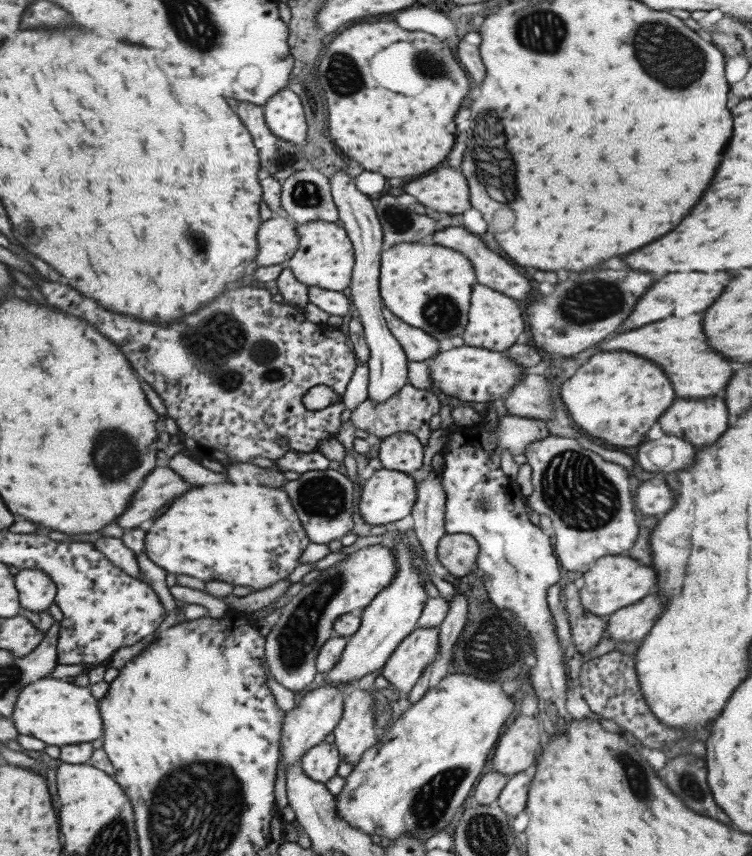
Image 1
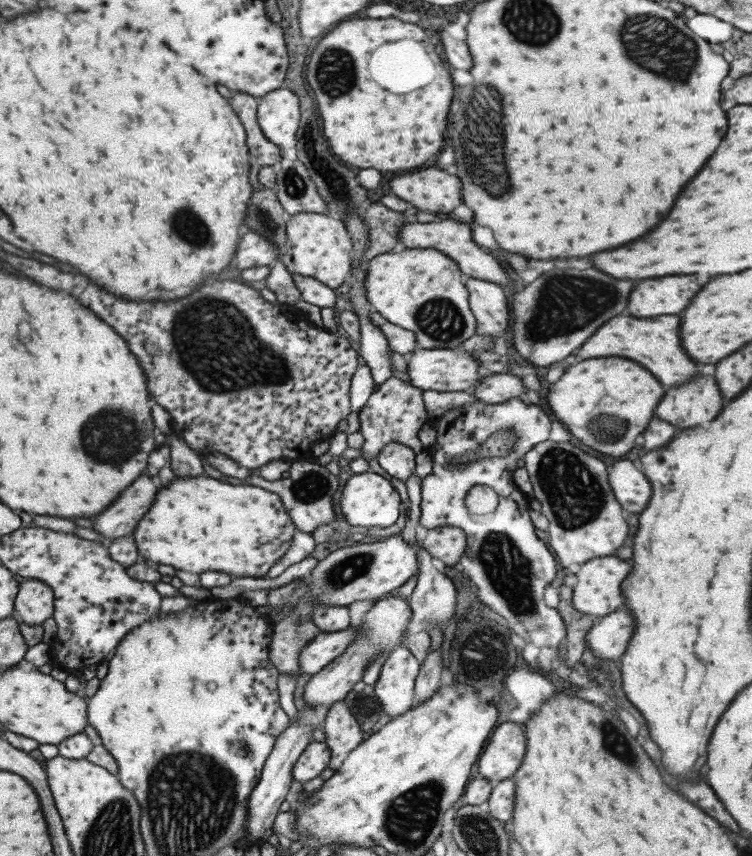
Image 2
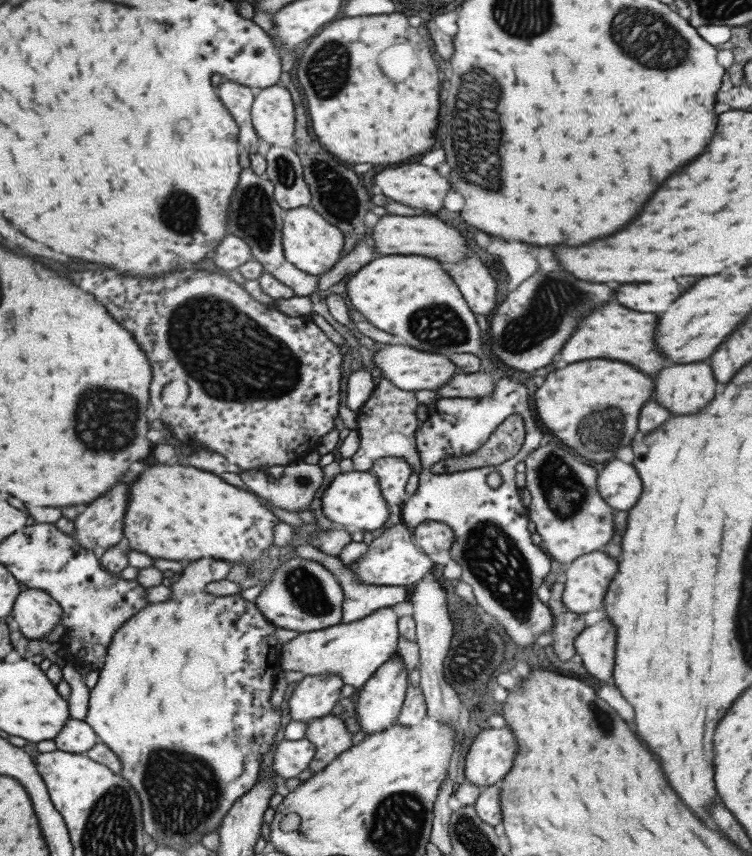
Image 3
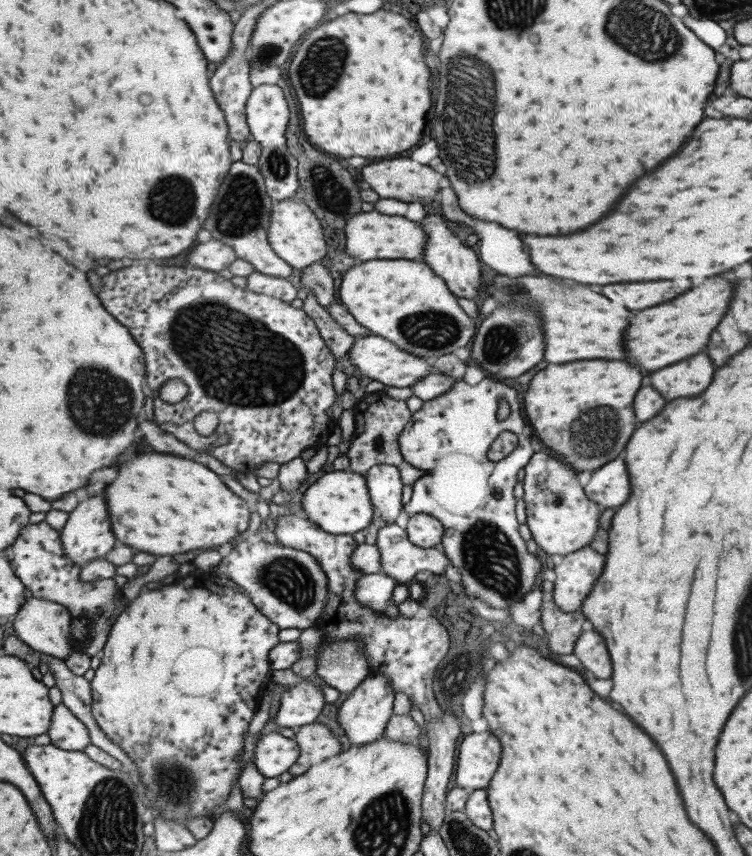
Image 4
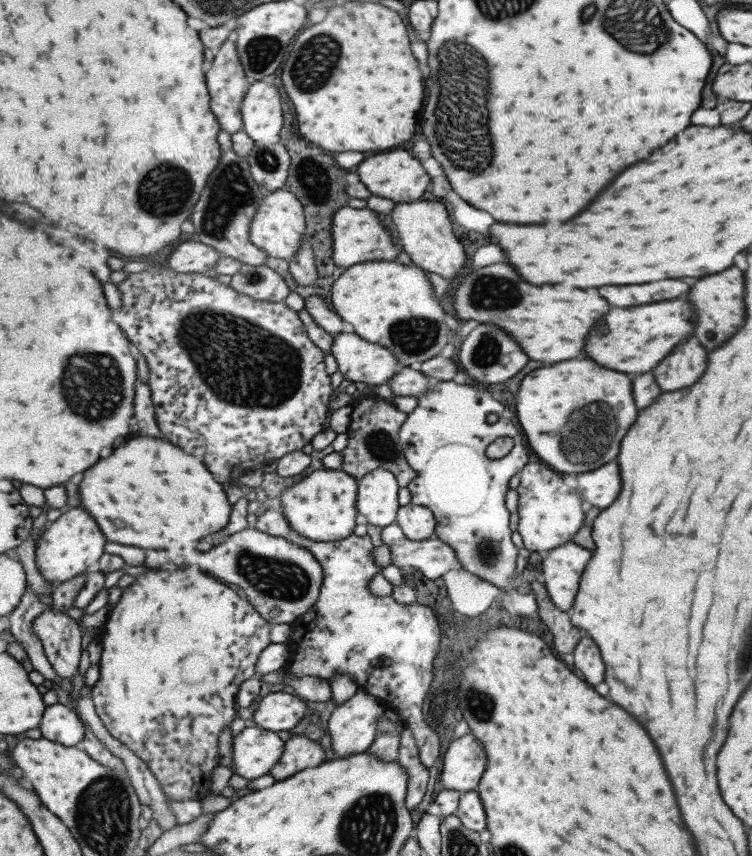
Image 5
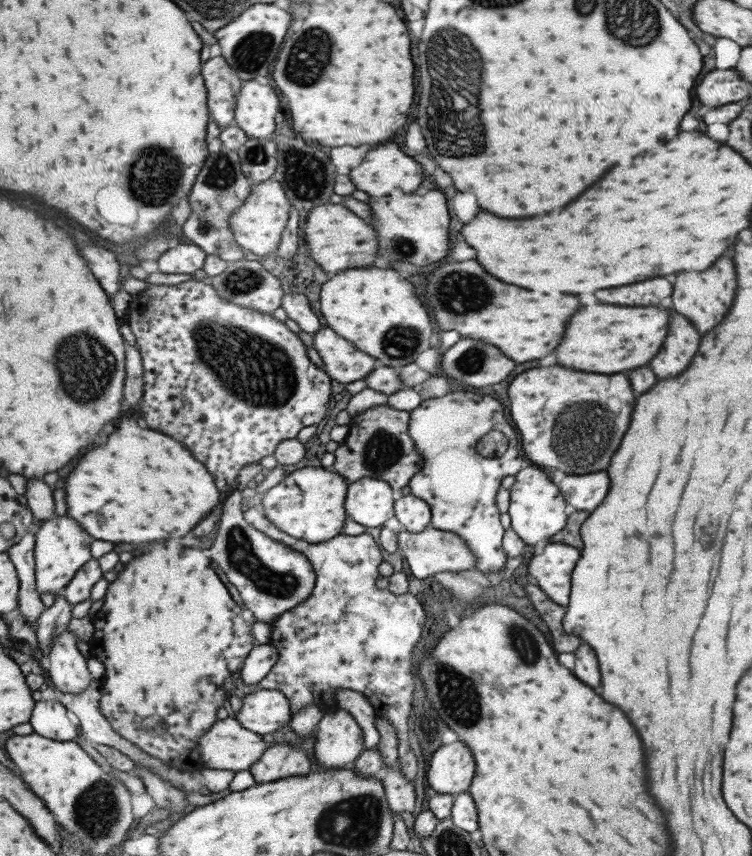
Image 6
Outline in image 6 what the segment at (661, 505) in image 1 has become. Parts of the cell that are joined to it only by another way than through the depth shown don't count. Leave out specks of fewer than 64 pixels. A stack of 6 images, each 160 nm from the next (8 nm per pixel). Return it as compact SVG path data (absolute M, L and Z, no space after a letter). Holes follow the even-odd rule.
M604 470L585 475L565 475L558 484L570 511L591 512L604 501L609 479Z

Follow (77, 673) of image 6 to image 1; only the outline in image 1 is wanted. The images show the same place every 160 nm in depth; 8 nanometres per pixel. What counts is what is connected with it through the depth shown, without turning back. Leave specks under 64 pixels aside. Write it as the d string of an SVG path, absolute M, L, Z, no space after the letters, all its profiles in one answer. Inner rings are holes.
M31 568L15 569L20 605L33 612L43 612L56 602L58 586L47 572Z

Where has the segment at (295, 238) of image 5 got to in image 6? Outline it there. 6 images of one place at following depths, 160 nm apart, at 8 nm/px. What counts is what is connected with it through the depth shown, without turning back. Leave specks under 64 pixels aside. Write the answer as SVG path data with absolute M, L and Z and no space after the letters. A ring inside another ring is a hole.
M272 177L257 184L252 183L245 202L228 216L228 226L233 240L245 252L249 251L259 256L275 253L290 208L283 189Z

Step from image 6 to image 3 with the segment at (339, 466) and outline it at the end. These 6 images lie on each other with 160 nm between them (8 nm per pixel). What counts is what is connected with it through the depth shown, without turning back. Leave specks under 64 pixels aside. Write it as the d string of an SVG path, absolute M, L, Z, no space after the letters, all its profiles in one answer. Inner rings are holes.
M381 379L369 399L356 411L356 432L359 447L350 457L353 470L368 471L373 462L385 457L402 458L412 472L421 472L422 466L415 448L415 430L418 425L415 412L419 406L413 391L403 391Z

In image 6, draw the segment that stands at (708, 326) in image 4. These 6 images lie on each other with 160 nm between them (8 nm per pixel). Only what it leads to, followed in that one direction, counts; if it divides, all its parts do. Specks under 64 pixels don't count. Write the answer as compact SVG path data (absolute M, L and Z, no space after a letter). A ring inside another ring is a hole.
M593 304L581 306L569 324L565 324L565 332L553 350L555 364L581 370L581 372L599 372L599 374L615 374L621 370L631 370L637 366L645 366L651 356L657 354L657 348L663 342L663 334L667 330L667 310L665 308L627 308L627 306L611 306L611 304Z

